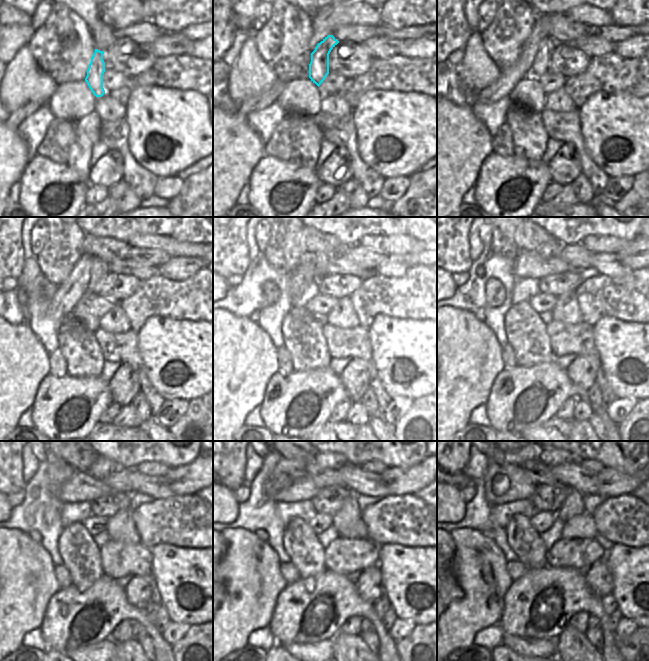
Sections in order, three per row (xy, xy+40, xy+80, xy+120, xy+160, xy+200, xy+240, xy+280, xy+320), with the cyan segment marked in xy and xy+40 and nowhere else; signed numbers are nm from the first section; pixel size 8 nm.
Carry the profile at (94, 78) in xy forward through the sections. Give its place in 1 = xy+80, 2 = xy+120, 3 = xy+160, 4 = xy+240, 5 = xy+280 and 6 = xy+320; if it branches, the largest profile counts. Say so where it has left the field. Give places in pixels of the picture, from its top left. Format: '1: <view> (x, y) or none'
1: xy+80 (540, 66)
2: xy+120 (99, 269)
3: xy+160 (322, 260)
4: xy+240 (103, 467)
5: xy+280 (322, 461)
6: xy+320 (550, 461)

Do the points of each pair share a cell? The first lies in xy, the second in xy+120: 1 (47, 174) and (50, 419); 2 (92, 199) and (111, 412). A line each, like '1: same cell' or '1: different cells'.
1: same cell
2: same cell

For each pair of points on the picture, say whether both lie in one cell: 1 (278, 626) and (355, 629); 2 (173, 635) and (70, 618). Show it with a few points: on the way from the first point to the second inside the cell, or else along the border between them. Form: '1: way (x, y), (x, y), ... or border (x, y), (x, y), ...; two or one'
1: border (361, 617), (352, 615), (339, 630); two
2: border (161, 633), (162, 637), (171, 646); two

